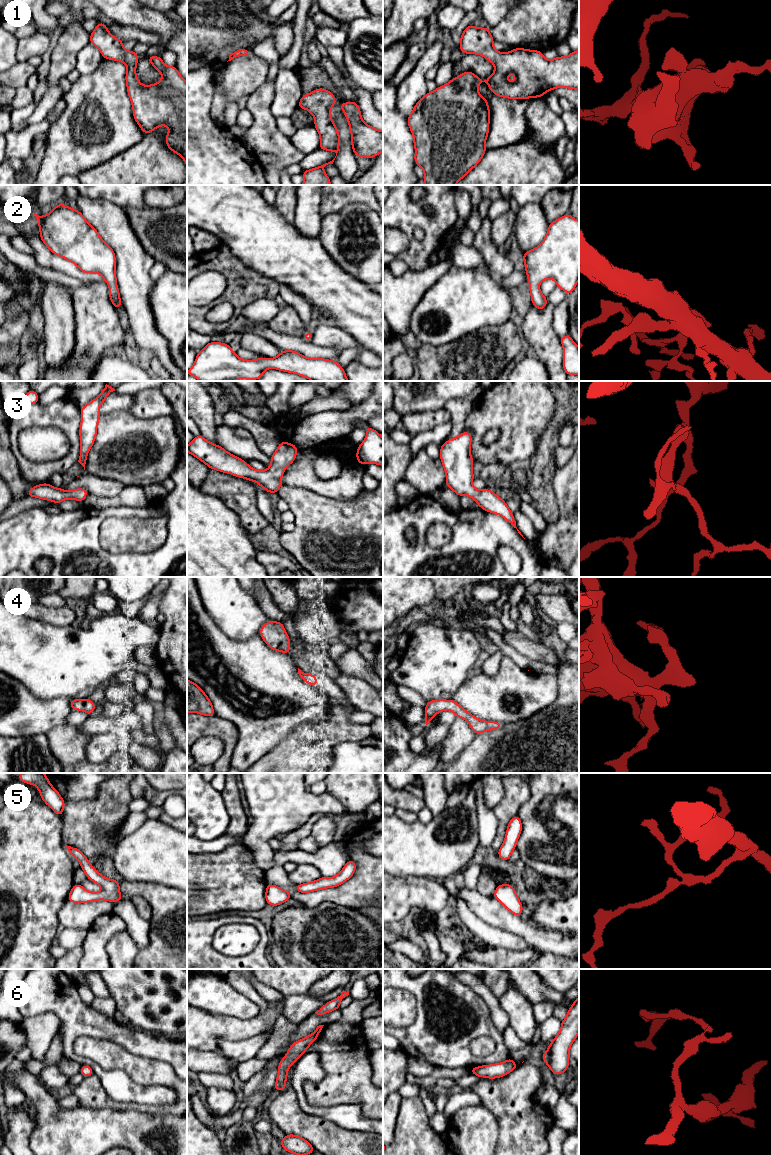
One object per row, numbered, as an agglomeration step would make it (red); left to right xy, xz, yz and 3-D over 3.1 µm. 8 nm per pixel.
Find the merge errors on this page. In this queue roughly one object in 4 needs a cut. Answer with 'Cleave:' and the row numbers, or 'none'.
Cleave: none

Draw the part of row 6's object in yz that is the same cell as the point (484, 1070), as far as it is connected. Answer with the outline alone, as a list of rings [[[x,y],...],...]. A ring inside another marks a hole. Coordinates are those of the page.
[[[510,1057],[503,1063],[495,1063],[492,1065],[482,1065],[479,1067],[470,1068],[470,1073],[482,1078],[487,1077],[488,1079],[500,1078],[514,1069],[519,1065],[516,1064]]]

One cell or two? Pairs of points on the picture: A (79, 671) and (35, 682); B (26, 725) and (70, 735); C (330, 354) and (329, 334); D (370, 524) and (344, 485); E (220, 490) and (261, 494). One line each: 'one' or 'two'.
A: one
B: two
C: two
D: two
E: two

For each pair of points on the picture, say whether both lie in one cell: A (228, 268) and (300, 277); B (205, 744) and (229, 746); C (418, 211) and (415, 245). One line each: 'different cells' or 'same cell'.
A: different cells
B: different cells
C: same cell

